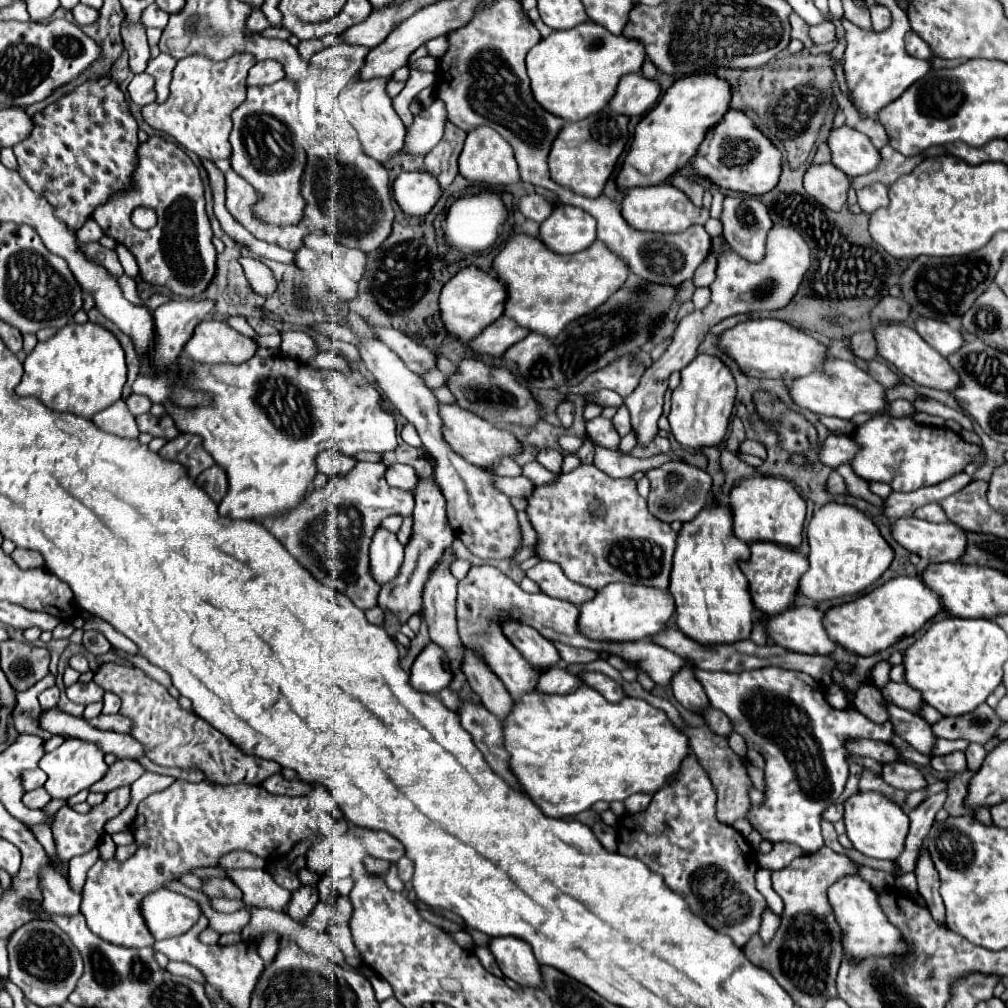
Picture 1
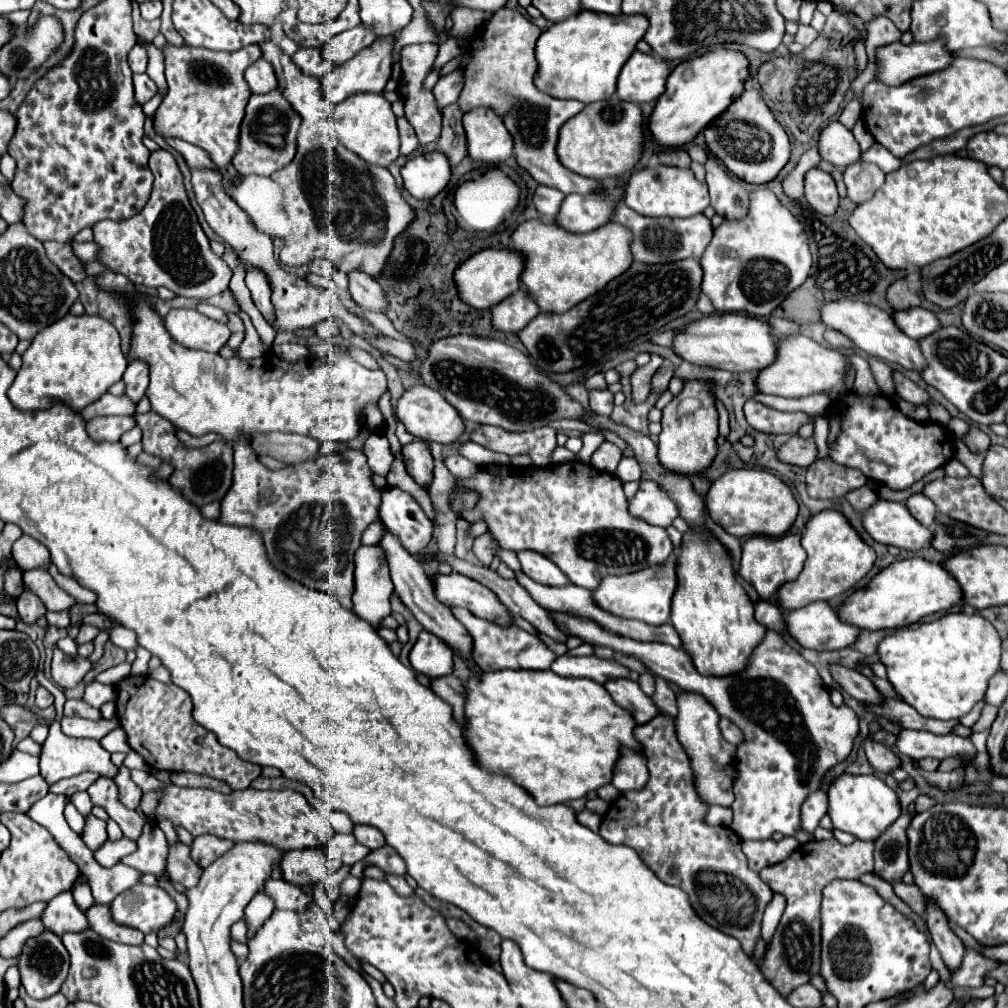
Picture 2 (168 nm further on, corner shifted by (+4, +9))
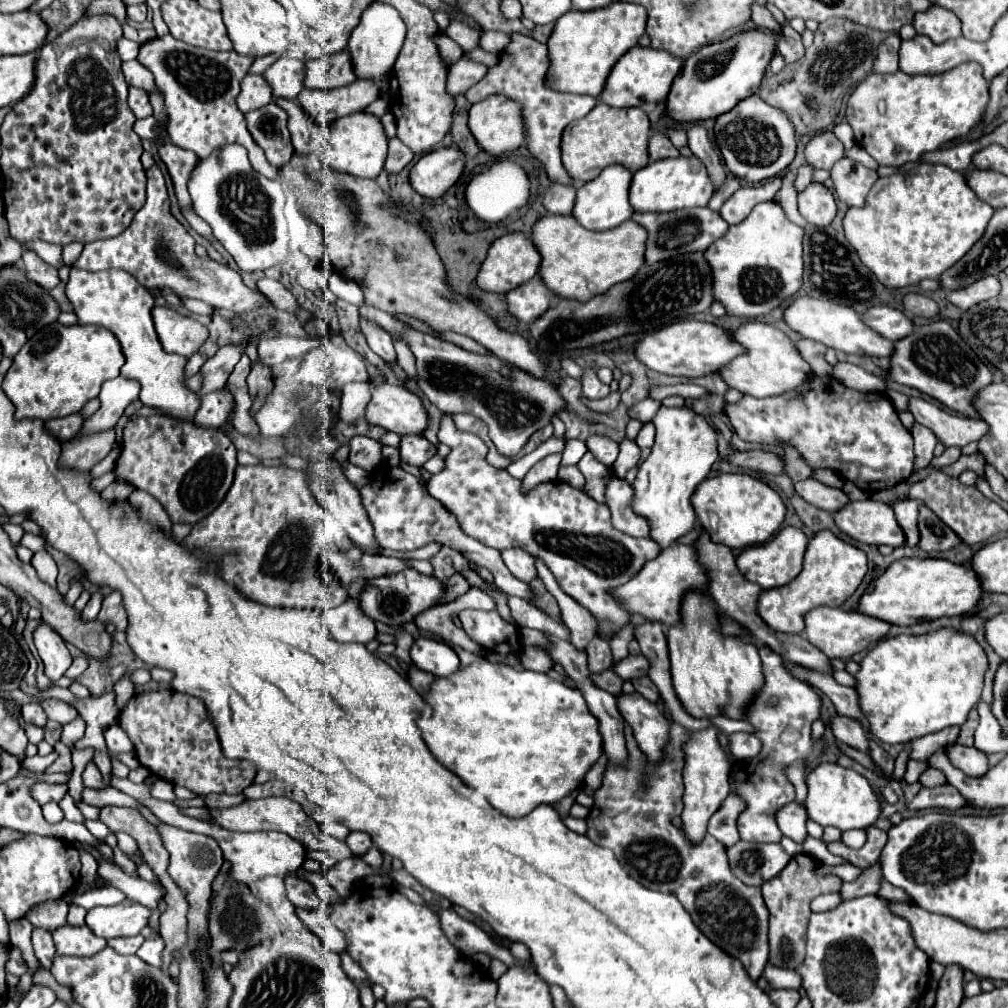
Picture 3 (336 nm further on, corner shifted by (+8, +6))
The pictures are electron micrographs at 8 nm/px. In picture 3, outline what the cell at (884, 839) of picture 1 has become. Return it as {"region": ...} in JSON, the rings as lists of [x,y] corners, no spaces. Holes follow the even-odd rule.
{"region":[[[820,763],[806,775],[808,797],[806,811],[812,821],[822,827],[838,827],[842,831],[848,829],[868,829],[880,815],[880,799],[868,785],[868,781],[856,773],[854,769],[846,769],[838,763]]]}

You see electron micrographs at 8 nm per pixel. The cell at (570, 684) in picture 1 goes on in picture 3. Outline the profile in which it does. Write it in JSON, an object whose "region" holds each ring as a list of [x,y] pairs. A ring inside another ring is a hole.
{"region":[[[636,655],[636,657],[622,659],[618,665],[612,665],[612,669],[614,669],[614,673],[618,673],[626,681],[626,679],[648,675],[650,663],[648,663],[648,659],[644,655]]]}

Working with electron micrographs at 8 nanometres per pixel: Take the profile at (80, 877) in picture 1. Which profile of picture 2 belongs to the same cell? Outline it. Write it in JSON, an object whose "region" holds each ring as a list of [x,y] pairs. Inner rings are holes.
{"region":[[[86,791],[76,792],[70,797],[70,799],[84,818],[91,813],[91,809],[94,805],[92,804],[91,799]]]}

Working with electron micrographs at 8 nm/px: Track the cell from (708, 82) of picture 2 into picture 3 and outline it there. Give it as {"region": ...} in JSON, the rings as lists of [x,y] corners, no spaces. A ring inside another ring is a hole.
{"region":[[[756,27],[736,33],[730,39],[712,43],[696,51],[682,65],[668,95],[668,115],[680,123],[694,123],[734,109],[742,99],[754,95],[764,79],[766,67],[776,55],[776,33]]]}

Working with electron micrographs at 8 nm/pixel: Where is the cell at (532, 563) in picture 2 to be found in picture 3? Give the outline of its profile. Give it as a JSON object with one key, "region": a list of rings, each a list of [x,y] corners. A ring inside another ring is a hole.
{"region":[[[510,547],[502,551],[502,561],[504,565],[510,569],[510,573],[524,581],[530,583],[536,577],[536,567],[534,567],[534,557],[530,553],[526,553],[524,549],[518,547]]]}

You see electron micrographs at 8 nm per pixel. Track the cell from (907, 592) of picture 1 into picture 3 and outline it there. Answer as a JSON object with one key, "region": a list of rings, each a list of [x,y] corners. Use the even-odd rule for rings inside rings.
{"region":[[[900,559],[868,585],[858,603],[858,611],[890,621],[892,625],[912,627],[924,619],[972,613],[982,595],[982,579],[968,565],[958,565],[948,559]]]}

